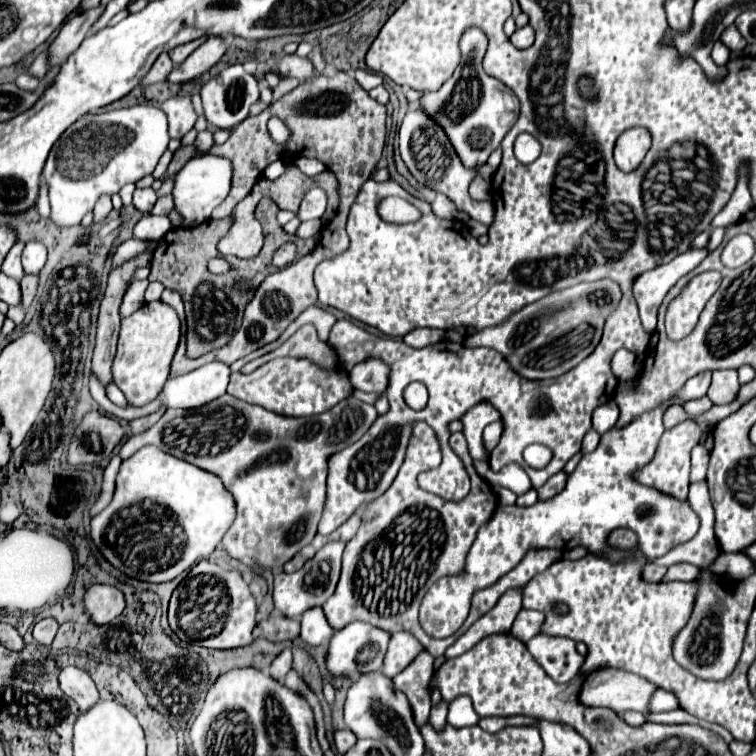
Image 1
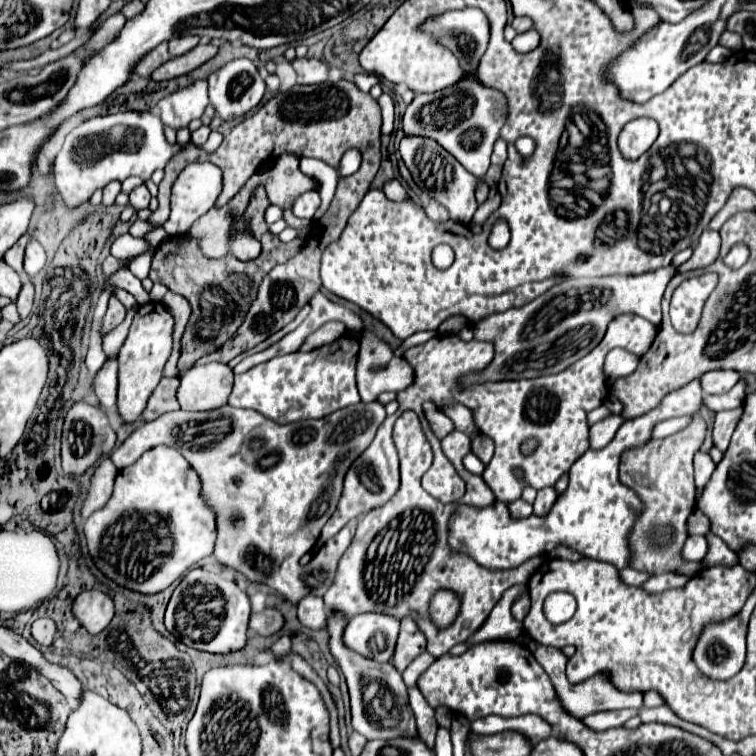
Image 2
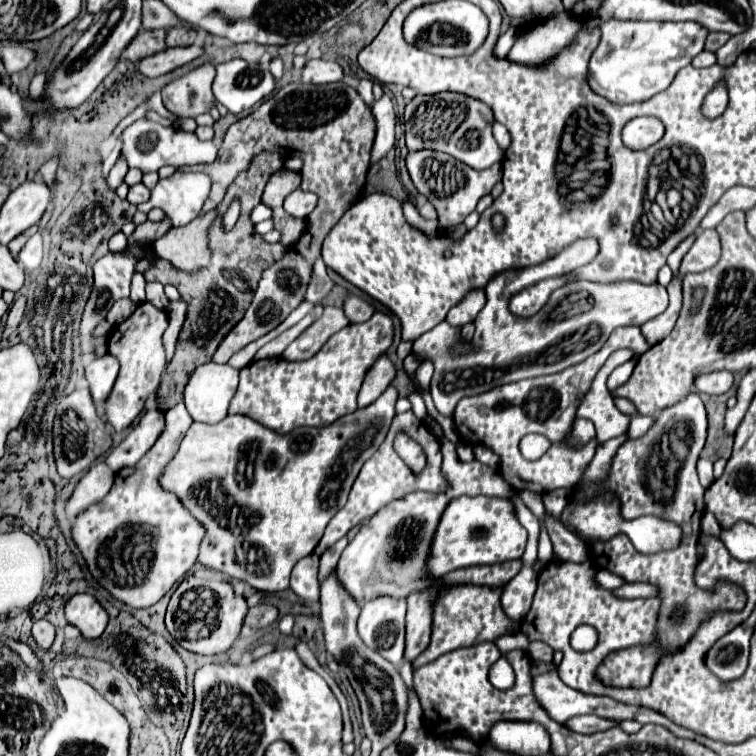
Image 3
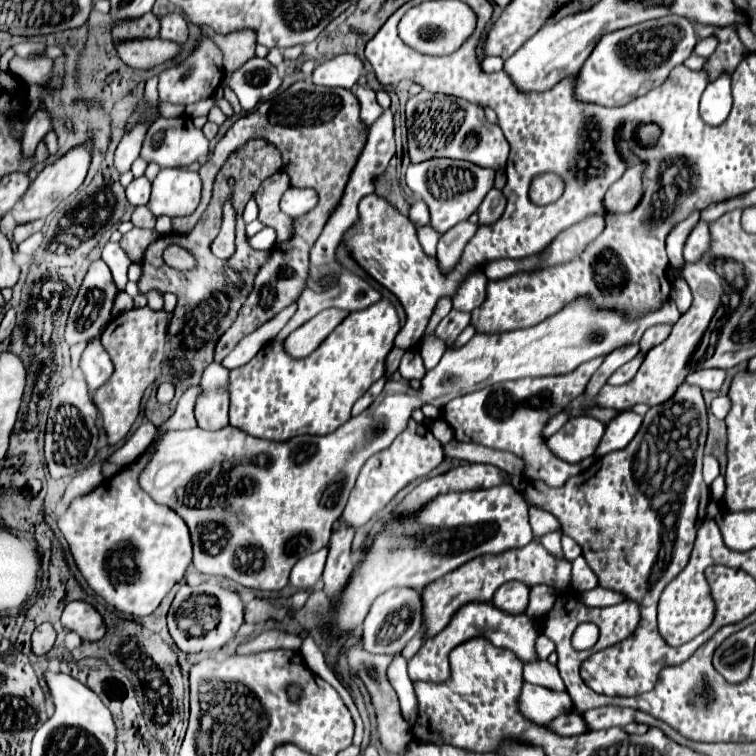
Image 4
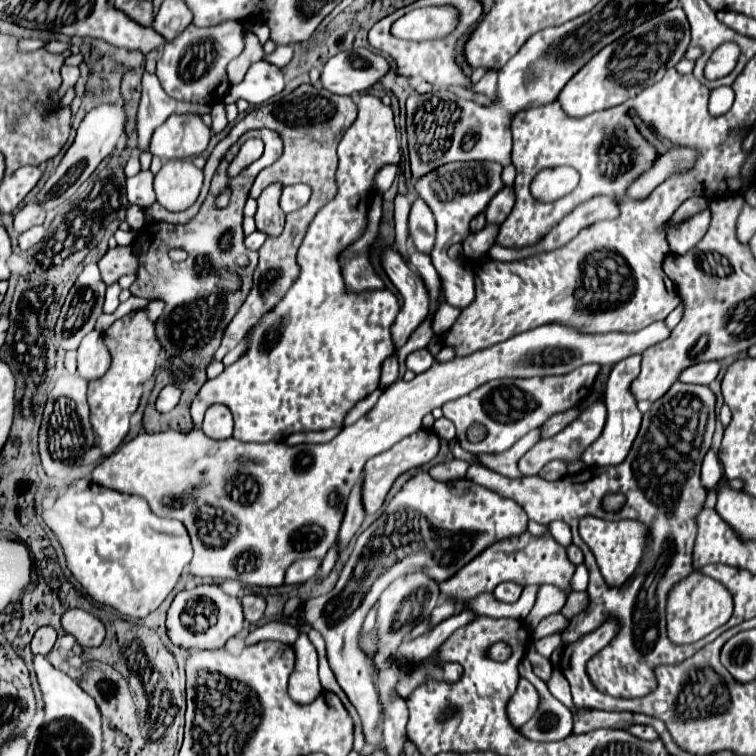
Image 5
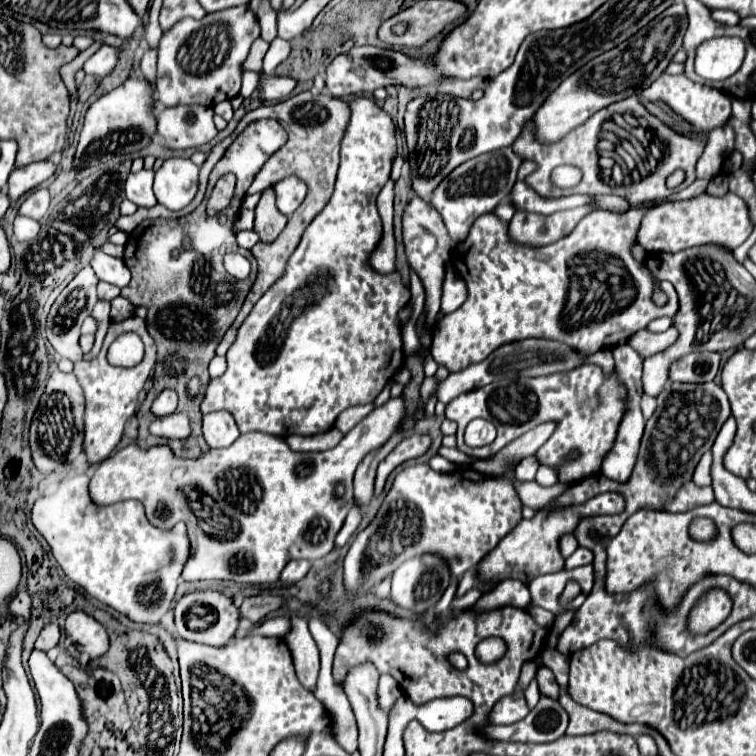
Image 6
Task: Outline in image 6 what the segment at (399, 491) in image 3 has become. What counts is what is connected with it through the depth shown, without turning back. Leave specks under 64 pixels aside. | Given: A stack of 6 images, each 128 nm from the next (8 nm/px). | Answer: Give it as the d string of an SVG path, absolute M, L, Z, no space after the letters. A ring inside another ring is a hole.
M410 432L399 444L378 464L376 470L376 484L374 484L374 496L380 496L384 490L384 484L390 476L390 472L404 464L408 458L418 458L424 456L430 450L430 438L420 436L416 432Z

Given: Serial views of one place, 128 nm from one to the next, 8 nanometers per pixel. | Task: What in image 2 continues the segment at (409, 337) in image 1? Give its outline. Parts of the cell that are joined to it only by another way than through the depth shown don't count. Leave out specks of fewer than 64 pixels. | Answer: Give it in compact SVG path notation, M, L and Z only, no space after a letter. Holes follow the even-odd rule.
M428 330L428 332L416 332L416 334L412 334L410 338L406 338L406 340L402 342L402 348L410 348L410 346L418 346L418 344L424 344L426 340L434 338L436 334L438 334L436 330Z

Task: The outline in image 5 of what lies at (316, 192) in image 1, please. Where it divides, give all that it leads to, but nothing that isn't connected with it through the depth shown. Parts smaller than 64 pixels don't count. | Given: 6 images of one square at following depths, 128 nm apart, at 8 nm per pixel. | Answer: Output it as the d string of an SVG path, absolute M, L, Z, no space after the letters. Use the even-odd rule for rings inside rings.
M294 184L294 186L286 186L284 192L282 192L282 198L280 198L280 208L290 214L294 210L300 210L302 206L308 204L310 200L310 188L304 186L304 184Z

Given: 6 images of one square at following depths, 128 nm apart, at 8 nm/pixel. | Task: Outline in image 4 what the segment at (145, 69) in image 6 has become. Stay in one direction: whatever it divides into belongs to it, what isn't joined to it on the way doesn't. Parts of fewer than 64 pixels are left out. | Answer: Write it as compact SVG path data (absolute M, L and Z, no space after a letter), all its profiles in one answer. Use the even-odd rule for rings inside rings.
M148 124L136 126L136 128L134 128L128 136L124 136L122 142L118 144L116 154L114 154L114 168L118 170L118 174L128 172L130 166L132 166L132 162L138 158L140 144L142 144L142 138L144 138L146 128L148 128Z

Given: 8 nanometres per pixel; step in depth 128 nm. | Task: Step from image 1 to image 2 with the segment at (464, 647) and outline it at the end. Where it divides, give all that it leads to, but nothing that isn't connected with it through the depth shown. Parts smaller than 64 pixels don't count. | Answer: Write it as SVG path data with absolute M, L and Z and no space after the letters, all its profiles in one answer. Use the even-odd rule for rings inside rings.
M524 584L508 588L490 612L488 620L466 640L466 644L474 646L488 640L516 640L522 634L522 622L514 620L510 608L516 602L516 598L524 592L524 588Z

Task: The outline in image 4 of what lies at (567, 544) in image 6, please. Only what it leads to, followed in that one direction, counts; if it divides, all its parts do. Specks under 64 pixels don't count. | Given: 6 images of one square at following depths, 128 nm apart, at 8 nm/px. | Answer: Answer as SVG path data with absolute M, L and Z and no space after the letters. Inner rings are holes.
M529 506L529 522L532 526L532 532L534 532L534 538L542 538L544 534L548 532L554 532L554 530L560 530L560 522L550 514L550 512L544 512L536 506Z

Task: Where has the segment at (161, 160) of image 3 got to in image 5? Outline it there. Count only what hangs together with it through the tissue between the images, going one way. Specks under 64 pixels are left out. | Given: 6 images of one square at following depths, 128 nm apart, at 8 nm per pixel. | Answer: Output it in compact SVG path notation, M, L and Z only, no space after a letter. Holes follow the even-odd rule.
M182 114L182 116L170 116L162 126L158 126L152 134L152 140L150 140L150 148L148 152L152 156L158 156L160 160L172 160L172 158L192 158L192 156L198 156L206 150L208 142L210 142L210 128L202 124L200 116L198 114Z

